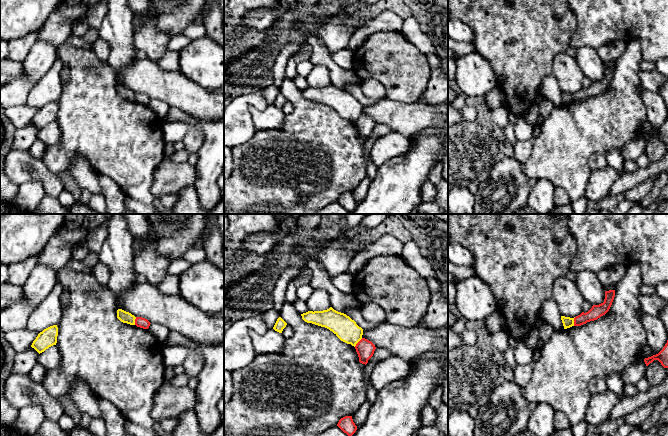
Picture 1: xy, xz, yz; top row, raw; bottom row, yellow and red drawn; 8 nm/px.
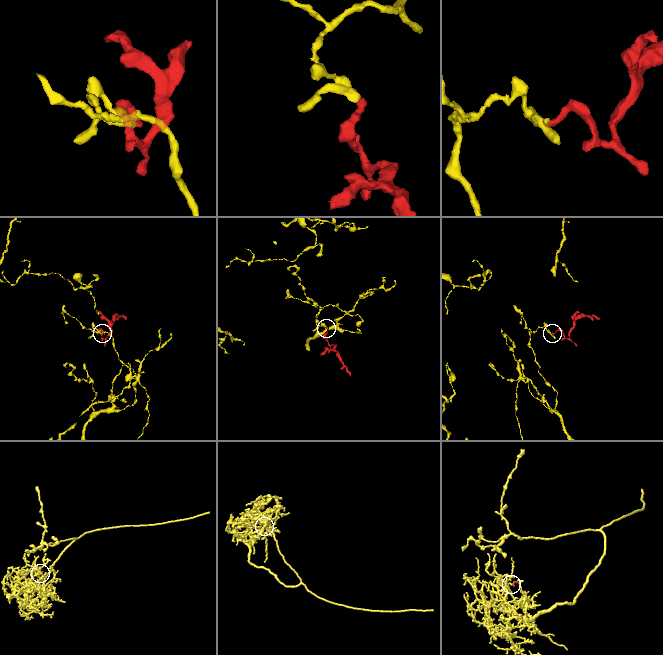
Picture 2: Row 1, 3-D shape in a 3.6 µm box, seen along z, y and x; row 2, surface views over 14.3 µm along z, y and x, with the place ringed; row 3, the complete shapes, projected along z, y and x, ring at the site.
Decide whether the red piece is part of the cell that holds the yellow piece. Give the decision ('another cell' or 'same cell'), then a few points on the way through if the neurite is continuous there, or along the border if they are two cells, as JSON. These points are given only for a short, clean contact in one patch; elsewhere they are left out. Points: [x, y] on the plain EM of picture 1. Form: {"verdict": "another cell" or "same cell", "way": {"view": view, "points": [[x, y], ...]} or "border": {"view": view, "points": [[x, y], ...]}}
{"verdict": "another cell", "border": {"view": "xz", "points": [[362, 114], [354, 122]]}}

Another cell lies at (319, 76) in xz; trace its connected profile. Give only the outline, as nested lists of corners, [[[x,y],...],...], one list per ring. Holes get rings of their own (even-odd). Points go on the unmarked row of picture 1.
[[[314,64],[311,72],[305,78],[308,86],[313,88],[327,86],[331,83],[329,70],[321,64]]]

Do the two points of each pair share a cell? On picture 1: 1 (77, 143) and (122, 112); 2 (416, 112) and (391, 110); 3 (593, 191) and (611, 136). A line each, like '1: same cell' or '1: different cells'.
1: same cell
2: same cell
3: different cells

